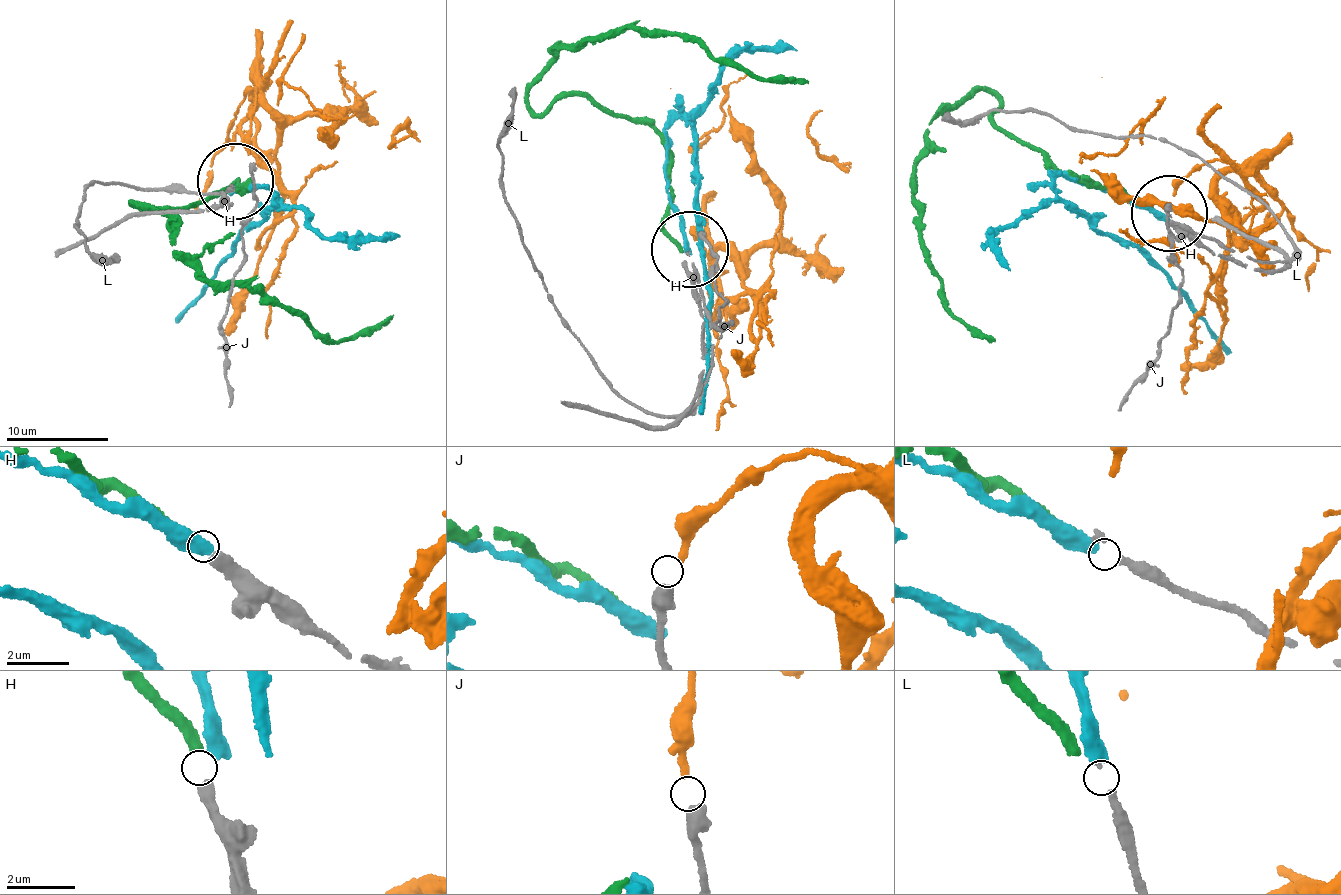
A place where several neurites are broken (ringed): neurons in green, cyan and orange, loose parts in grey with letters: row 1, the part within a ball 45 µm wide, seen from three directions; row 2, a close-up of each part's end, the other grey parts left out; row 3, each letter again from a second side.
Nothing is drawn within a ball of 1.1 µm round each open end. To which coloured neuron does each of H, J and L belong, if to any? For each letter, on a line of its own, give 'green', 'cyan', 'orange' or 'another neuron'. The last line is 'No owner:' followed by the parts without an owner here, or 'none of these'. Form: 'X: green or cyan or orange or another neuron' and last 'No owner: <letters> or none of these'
H: green
J: orange
L: cyan
No owner: none of these

